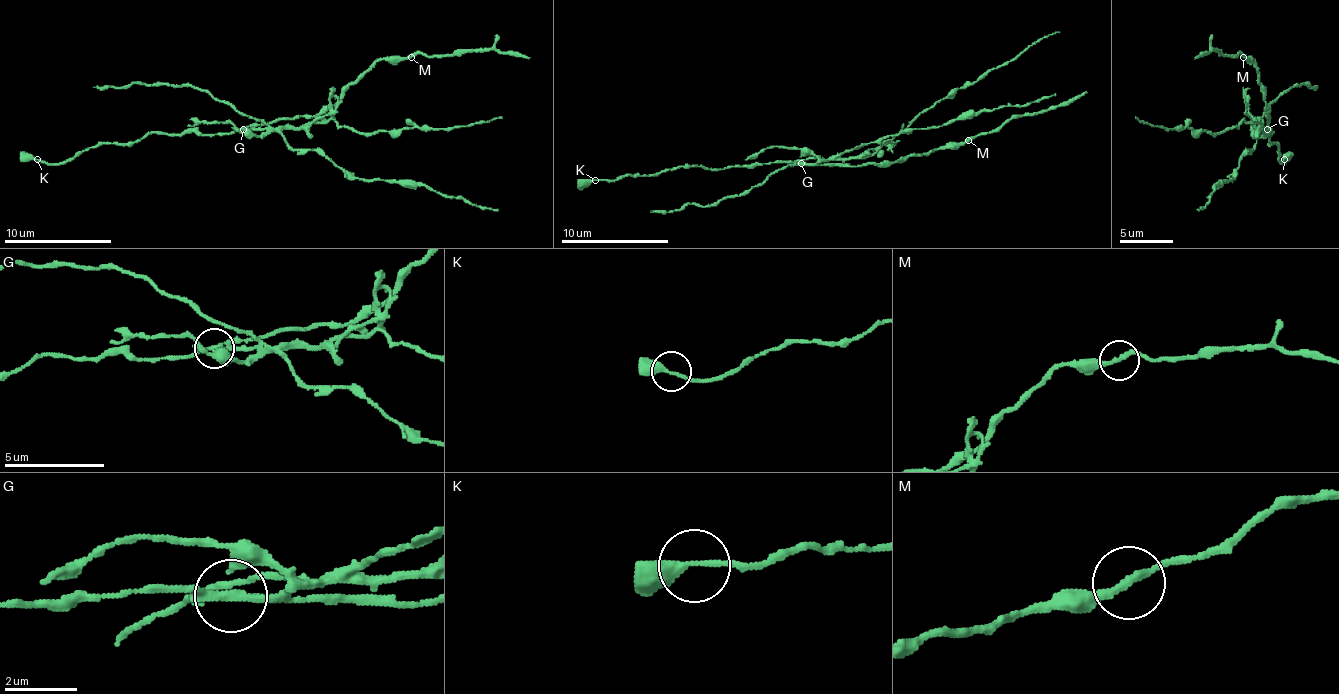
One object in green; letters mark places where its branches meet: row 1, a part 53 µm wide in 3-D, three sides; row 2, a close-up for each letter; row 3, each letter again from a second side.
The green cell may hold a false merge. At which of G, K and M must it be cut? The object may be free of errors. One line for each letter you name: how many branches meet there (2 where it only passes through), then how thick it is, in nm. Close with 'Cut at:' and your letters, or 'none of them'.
G: 2 | 240 nm
Cut at: G

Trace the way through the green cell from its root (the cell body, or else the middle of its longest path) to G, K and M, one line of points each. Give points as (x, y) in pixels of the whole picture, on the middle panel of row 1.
G: (828, 164), (802, 164)
K: (828, 164), (769, 161), (721, 170), (673, 167), (654, 175), (624, 175), (613, 180), (595, 180)
M: (828, 164), (839, 167), (890, 164), (904, 161), (909, 156), (931, 153), (936, 148), (957, 148), (968, 140)

